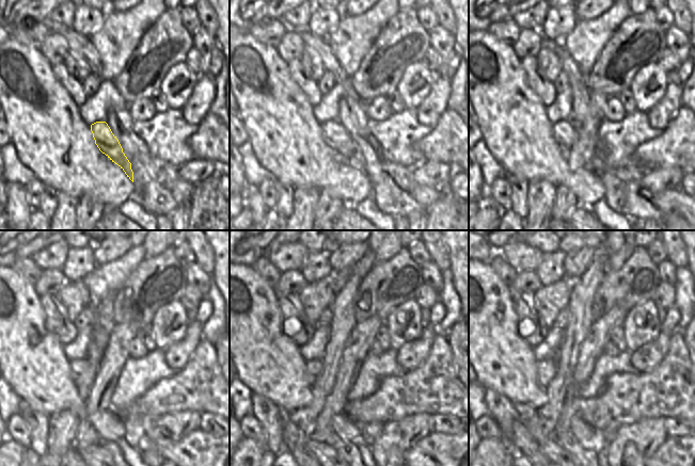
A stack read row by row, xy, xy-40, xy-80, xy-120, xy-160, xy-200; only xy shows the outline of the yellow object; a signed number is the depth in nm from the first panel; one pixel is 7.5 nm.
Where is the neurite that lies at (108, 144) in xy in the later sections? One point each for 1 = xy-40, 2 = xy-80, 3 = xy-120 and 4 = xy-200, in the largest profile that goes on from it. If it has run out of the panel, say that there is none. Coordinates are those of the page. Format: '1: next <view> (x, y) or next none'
1: next xy-40 (335, 135)
2: next xy-80 (564, 132)
3: next xy-120 (79, 369)
4: next xy-200 (547, 370)

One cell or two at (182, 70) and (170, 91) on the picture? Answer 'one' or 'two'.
one

